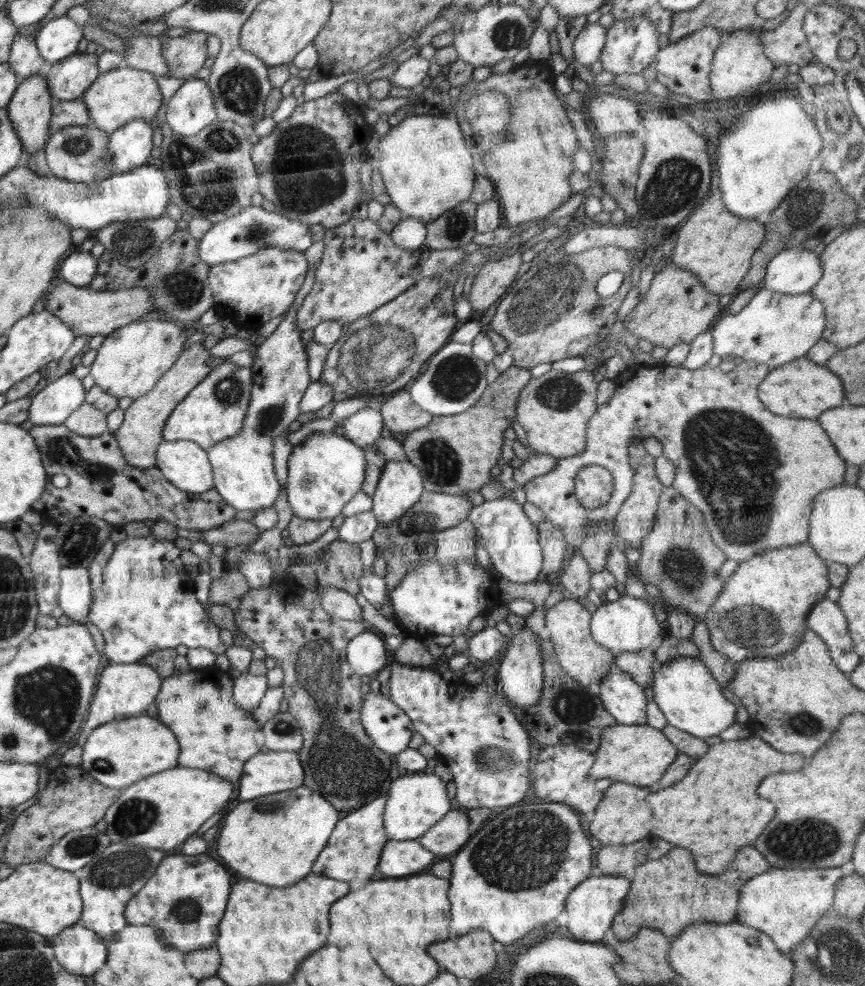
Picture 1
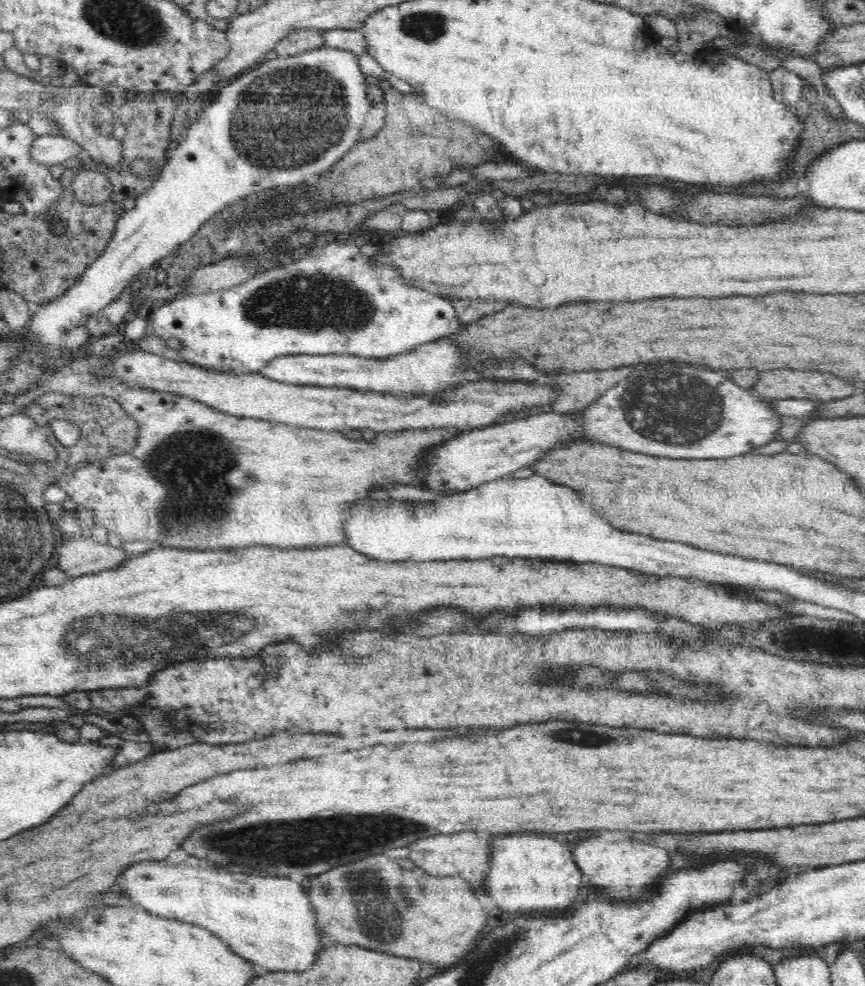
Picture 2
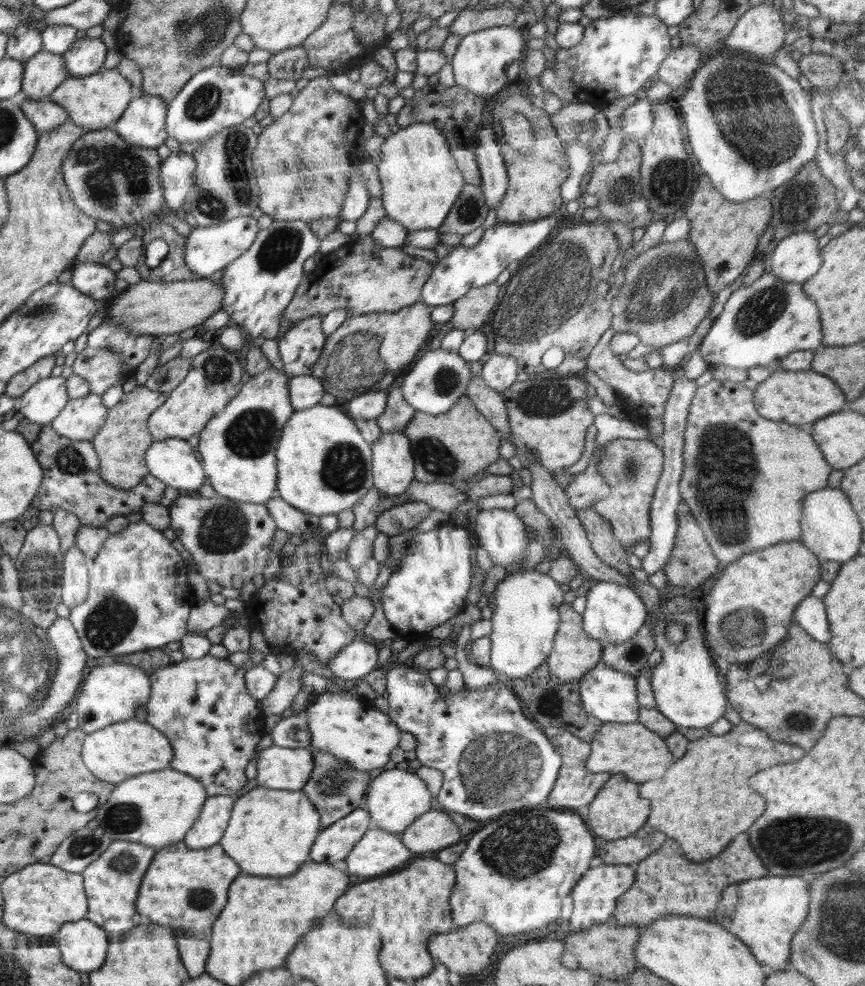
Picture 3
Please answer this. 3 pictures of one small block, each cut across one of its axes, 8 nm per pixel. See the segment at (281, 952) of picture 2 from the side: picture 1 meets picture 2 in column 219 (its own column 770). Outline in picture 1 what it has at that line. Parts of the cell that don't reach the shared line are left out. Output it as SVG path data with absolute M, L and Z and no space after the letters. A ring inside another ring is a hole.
M840 867L828 870L768 870L742 886L735 920L768 934L780 951L789 953L804 941L824 912L832 908L836 886L842 878L845 875Z

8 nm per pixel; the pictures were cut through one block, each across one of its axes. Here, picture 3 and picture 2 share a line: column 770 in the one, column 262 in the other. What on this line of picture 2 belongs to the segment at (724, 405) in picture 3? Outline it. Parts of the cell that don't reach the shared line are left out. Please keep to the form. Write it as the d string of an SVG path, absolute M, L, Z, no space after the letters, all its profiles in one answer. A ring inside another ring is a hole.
M86 353L86 358L83 356L75 361L60 364L54 368L51 373L38 385L34 386L28 392L24 392L14 398L14 405L21 408L32 408L32 405L44 394L48 393L63 393L66 395L102 395L113 399L122 407L122 411L126 415L131 416L138 427L137 443L134 448L128 452L110 455L102 461L84 464L80 468L74 470L72 476L66 476L62 480L56 480L54 486L62 488L69 496L69 501L76 502L84 508L92 509L96 526L106 528L107 532L112 532L118 536L124 543L135 540L158 542L162 547L178 549L190 548L190 550L222 550L222 548L242 548L254 545L262 545L269 547L278 547L281 549L299 549L299 548L322 548L323 546L336 546L345 544L345 532L343 526L346 517L349 517L348 510L354 501L369 500L368 492L379 488L387 487L390 483L400 483L404 485L423 486L423 480L419 478L420 464L424 461L420 460L422 452L450 440L452 436L458 434L458 430L410 430L410 432L386 432L386 434L378 434L378 438L374 442L356 442L356 440L348 440L344 438L340 432L324 432L324 430L306 430L300 426L286 426L286 424L276 424L276 422L262 422L262 420L254 420L254 418L238 418L232 414L218 412L196 400L186 397L178 397L178 395L157 392L148 389L130 389L125 385L125 382L107 377L102 379L98 377L98 372L104 367L104 361L89 356Z

